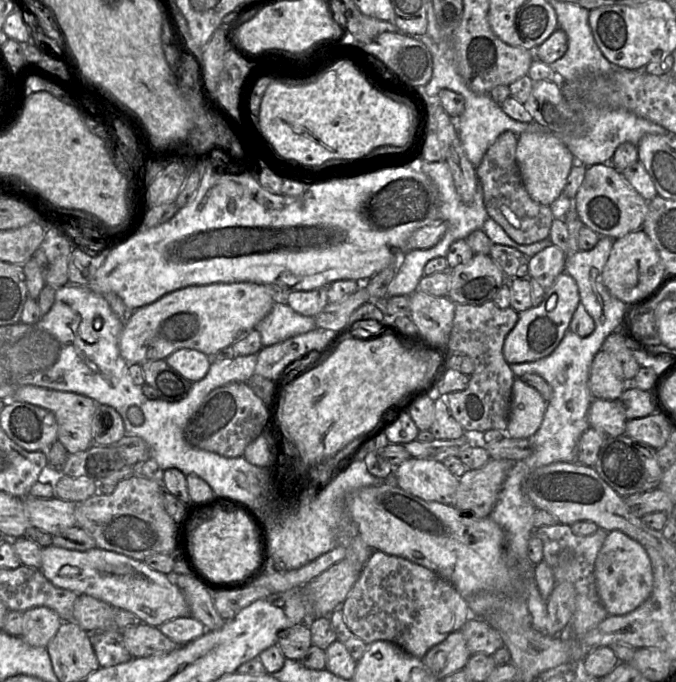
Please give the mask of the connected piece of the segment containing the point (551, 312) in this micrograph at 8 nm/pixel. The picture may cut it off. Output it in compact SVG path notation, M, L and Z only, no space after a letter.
M566 272L561 273L553 285L545 290L543 301L537 307L519 312L516 325L507 334L503 355L511 364L533 362L549 356L569 329L572 316L580 303L576 281Z

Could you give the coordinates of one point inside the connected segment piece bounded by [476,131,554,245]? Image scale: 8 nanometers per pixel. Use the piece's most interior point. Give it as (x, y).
(507, 202)

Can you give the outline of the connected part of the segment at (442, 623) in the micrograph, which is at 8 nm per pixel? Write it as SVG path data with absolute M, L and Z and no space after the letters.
M374 550L363 567L359 578L349 591L345 601L341 605L344 621L349 628L349 630L358 638L360 638L366 645L369 645L375 641L384 640L389 641L400 648L402 648L407 653L417 657L422 658L433 646L441 643L449 634L452 632L460 630L467 620L470 618L471 613L466 599L457 591L457 589L446 579L435 573L434 571L418 565L410 560L402 557L397 557L393 555L388 555L382 551Z

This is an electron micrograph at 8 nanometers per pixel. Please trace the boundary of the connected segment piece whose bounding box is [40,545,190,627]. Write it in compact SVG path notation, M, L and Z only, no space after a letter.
M50 545L41 549L41 572L55 586L86 594L134 613L141 623L159 627L178 617L189 617L190 608L180 588L169 576L150 568L144 561L98 547L87 551Z

